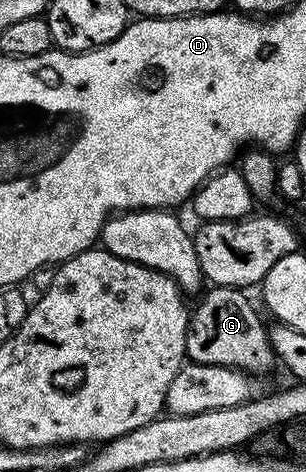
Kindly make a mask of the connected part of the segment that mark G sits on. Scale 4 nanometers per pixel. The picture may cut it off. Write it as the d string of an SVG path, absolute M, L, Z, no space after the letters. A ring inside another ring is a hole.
M217 285L208 288L198 298L199 306L190 310L187 322L187 357L194 364L241 369L248 375L263 373L270 365L276 364L275 353L267 337L268 326L263 325L247 295L244 290Z

